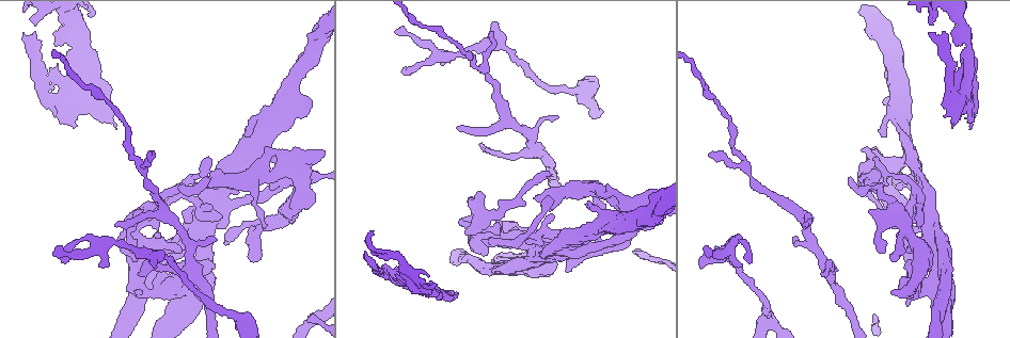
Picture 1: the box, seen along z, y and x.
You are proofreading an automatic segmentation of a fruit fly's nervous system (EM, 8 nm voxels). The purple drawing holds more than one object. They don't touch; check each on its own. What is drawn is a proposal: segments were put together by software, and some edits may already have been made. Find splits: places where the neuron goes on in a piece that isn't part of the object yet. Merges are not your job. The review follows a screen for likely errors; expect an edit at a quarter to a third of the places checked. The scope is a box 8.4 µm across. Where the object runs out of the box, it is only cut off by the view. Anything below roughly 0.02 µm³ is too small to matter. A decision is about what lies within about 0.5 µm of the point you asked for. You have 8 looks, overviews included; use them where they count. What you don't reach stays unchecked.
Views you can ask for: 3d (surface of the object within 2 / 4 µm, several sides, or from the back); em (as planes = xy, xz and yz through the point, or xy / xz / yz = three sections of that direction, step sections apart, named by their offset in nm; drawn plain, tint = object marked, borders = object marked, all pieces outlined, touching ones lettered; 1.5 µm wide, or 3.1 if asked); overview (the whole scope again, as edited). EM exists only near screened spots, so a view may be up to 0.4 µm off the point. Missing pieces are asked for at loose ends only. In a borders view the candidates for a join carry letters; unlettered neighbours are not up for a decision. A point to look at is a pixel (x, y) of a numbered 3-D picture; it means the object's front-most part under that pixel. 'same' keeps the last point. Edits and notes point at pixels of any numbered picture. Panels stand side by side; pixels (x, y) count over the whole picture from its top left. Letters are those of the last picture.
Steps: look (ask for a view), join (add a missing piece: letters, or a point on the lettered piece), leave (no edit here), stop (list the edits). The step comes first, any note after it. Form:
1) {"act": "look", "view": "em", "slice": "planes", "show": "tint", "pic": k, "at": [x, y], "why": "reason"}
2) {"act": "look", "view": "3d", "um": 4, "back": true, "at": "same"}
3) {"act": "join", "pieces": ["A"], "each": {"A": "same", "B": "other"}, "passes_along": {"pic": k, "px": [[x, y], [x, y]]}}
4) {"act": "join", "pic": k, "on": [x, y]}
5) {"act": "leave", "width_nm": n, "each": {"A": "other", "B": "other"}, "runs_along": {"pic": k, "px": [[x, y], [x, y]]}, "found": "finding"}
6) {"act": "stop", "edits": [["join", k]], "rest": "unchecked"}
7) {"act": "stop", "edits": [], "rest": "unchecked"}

{"act": "look", "view": "3d", "um": 4, "pic": 1, "at": [395, 32], "why": "branch stops here"}

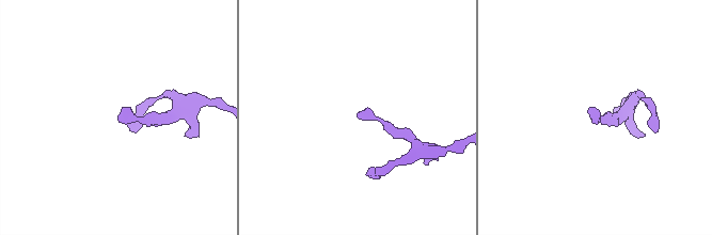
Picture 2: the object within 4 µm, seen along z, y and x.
{"act": "look", "view": "em", "slice": "planes", "show": "borders", "pic": 2, "at": [597, 119]}

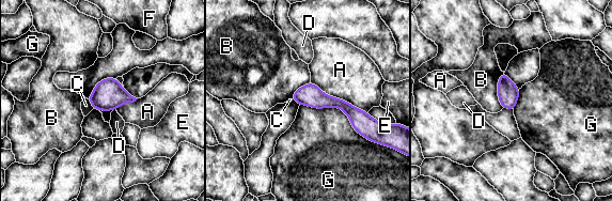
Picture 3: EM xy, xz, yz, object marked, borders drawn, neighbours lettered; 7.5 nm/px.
{"act": "leave", "width_nm": 160, "each": {"A": "other", "B": "other", "C": "other", "D": "other", "E": "other", "F": "other", "G": "other"}, "runs_along": {"pic": 3, "px": [[295, 96], [340, 103], [372, 133]]}, "found": "no lettered piece goes on from it"}

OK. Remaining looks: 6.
{"act": "look", "view": "em", "slice": "planes", "show": "borders", "pic": 1, "at": [802, 226], "why": "thin end"}

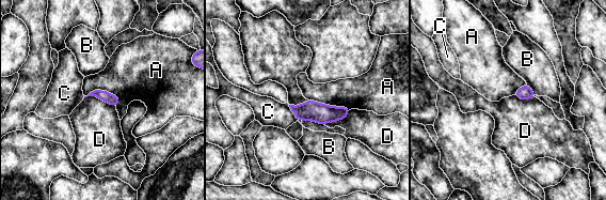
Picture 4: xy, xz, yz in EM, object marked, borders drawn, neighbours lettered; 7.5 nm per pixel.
{"act": "leave", "longest_contact_nm": ["A", 280], "each": {"A": "other", "B": "other", "C": "other", "D": "other"}, "border": {"pic": 4, "px": [[84, 96], [99, 97], [115, 107]]}, "found": "none of them fits"}

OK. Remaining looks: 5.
{"act": "look", "view": "3d", "um": 2, "pic": 1, "at": [794, 236], "why": "tapers out"}

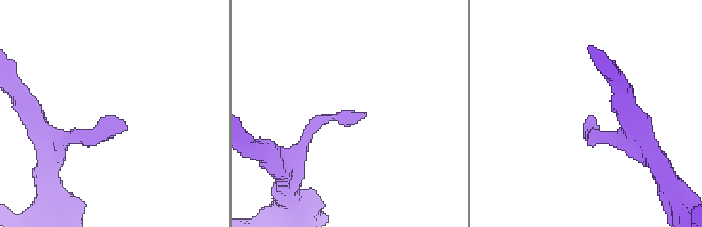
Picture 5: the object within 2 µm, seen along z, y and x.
{"act": "look", "view": "em", "slice": "planes", "show": "borders", "pic": 5, "at": [118, 118], "why": "now the EM"}

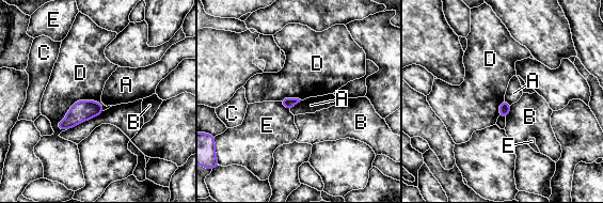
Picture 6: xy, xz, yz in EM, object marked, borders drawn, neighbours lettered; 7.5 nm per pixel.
{"act": "leave", "each": {"A": "other", "B": "other", "C": "other", "D": "other", "E": "other"}, "border": {"pic": 6, "px": [[105, 109], [77, 100], [53, 125]]}, "found": "none of them fits"}

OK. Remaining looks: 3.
{"act": "stop", "edits": [], "rest": "unchecked"}

